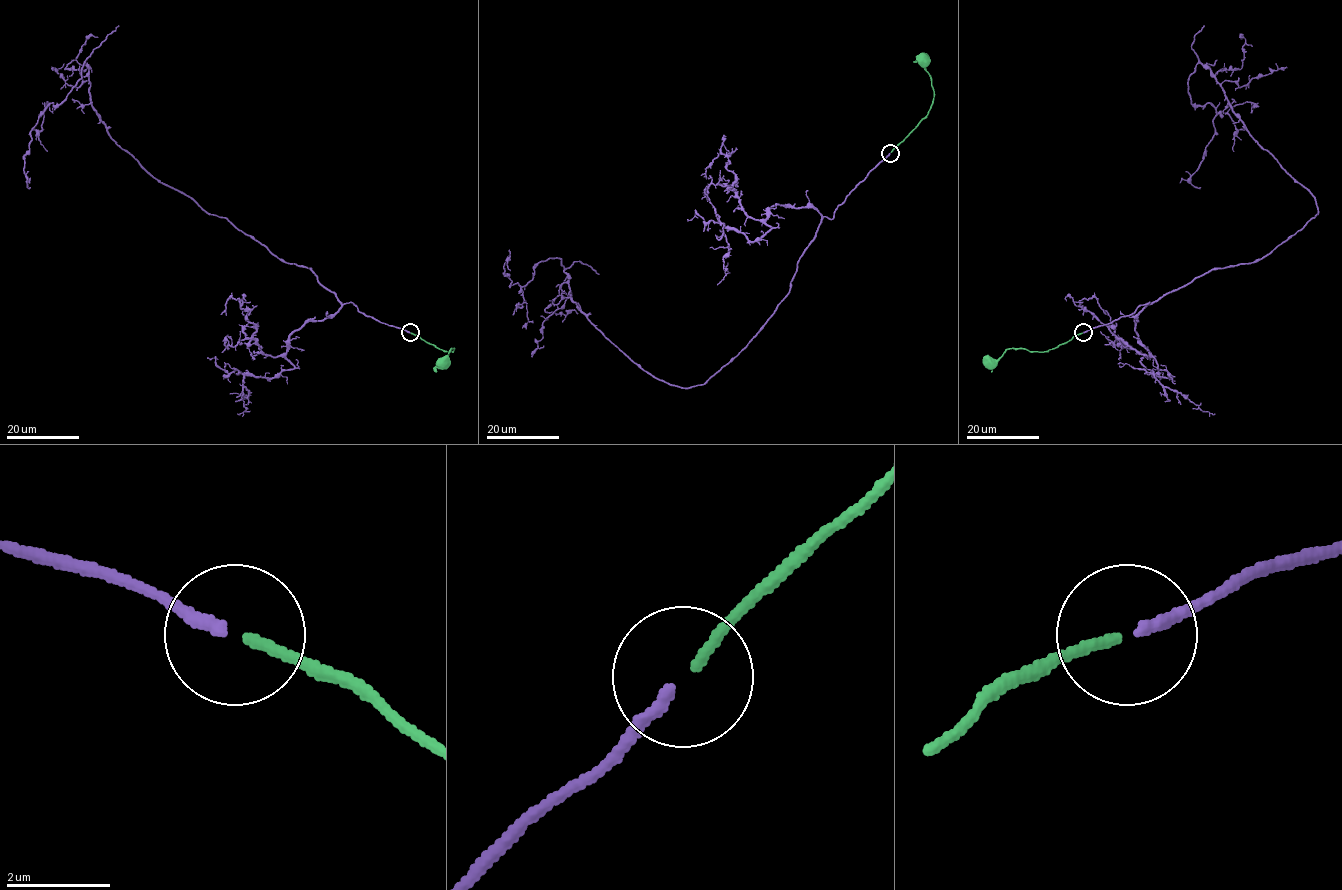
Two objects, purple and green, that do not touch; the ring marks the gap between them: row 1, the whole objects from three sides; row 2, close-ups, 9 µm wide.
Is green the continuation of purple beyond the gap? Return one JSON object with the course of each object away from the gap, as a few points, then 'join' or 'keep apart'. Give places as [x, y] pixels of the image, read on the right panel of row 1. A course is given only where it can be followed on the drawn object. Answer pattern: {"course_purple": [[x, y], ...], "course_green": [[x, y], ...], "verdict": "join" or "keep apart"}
{"course_purple": [[1083, 333], [1212, 269], [1261, 259], [1317, 214], [1198, 63], [1188, 94], [1216, 115], [1191, 177], [1201, 187]], "course_green": [[1082, 333], [1046, 352], [1009, 348], [997, 360], [991, 360], [991, 363]], "verdict": "join"}

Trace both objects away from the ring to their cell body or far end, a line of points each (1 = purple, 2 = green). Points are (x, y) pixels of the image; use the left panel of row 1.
1: (409, 333), (341, 303), (310, 268), (155, 179), (109, 135), (84, 63), (31, 131), (30, 187)
2: (411, 333), (445, 352), (452, 352), (453, 348), (443, 363)

